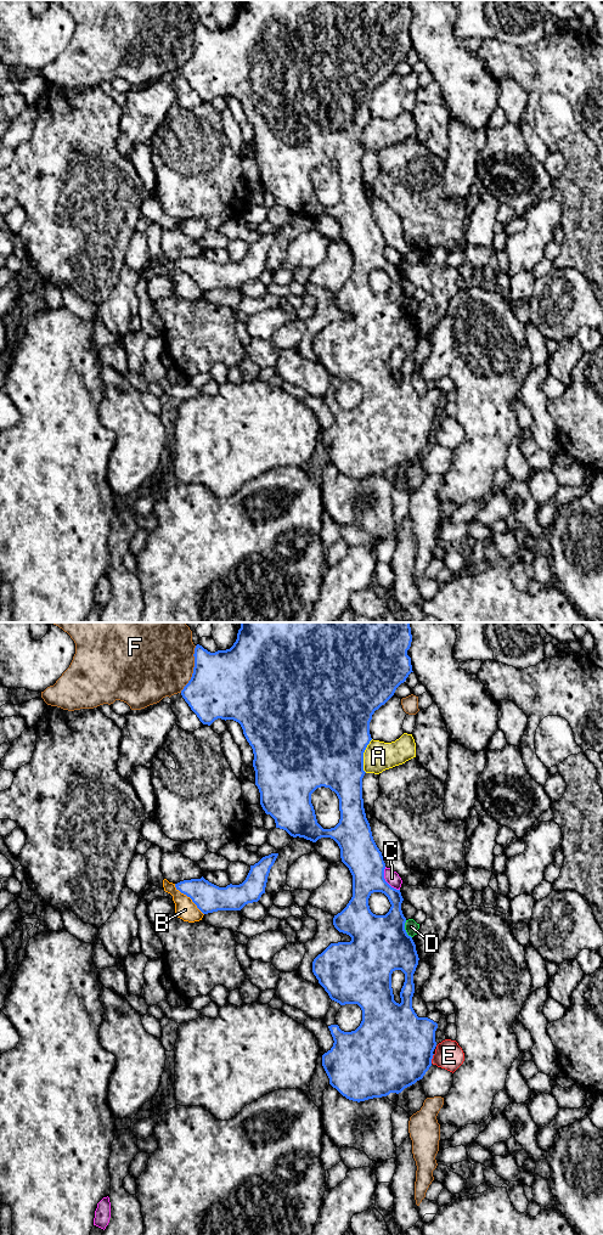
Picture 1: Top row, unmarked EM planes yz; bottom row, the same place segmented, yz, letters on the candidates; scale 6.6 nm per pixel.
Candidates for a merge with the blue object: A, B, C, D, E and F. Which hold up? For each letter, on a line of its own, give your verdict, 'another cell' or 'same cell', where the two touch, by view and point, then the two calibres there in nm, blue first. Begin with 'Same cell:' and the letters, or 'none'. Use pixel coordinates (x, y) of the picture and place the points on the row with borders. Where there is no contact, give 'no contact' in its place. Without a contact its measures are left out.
Same cell: none
A: another cell; contact yz (362, 756); calibres 500 and 200 nm
B: another cell; contact yz (190, 897); calibres 190 and 140 nm
C: another cell; contact yz (384, 880); calibres 240 and 90 nm
D: another cell; contact yz (404, 929); calibres 380 and 90 nm
E: another cell; contact yz (432, 1058); calibres 500 and 190 nm
F: another cell; contact yz (193, 669); calibres 460 and 480 nm

